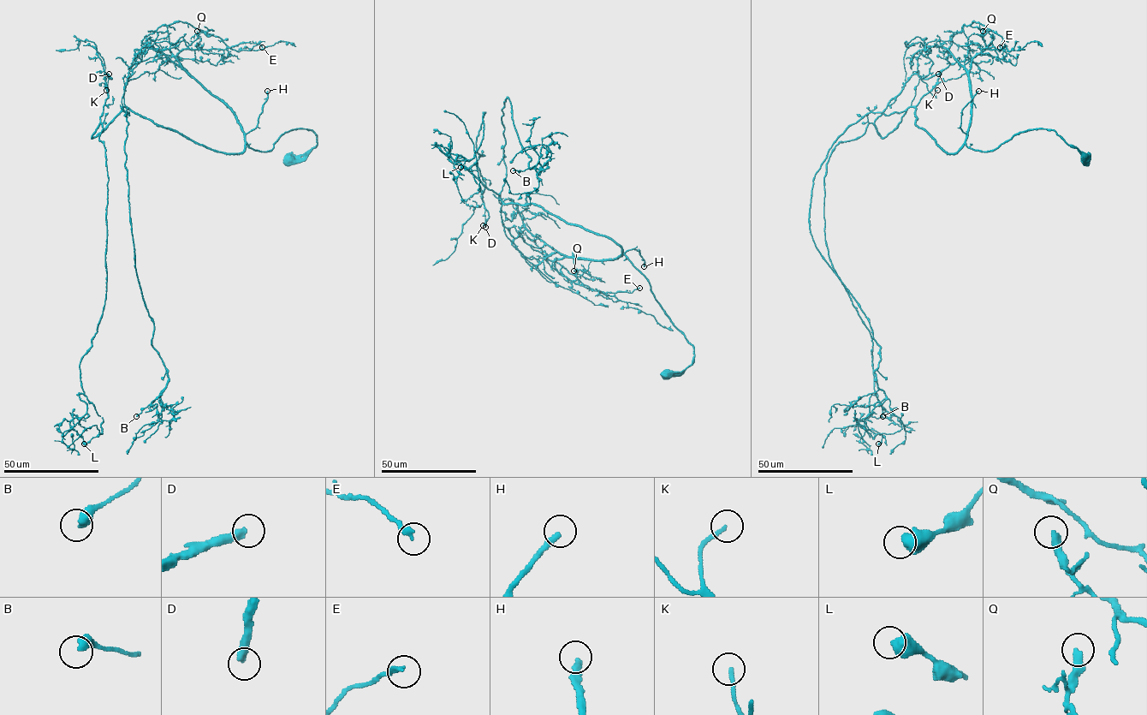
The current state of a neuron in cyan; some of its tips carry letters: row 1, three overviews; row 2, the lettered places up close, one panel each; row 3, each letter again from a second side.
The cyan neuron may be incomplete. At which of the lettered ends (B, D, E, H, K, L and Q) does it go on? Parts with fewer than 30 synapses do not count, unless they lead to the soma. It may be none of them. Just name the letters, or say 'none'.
D, H, K

